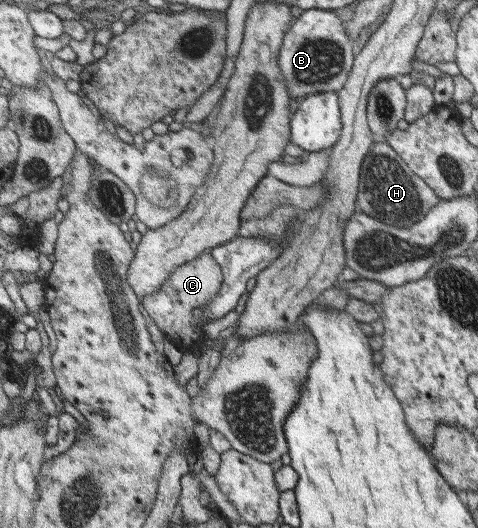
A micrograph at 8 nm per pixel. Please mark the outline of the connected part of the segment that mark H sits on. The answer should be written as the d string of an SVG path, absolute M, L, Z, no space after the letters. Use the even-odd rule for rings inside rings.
M375 140L362 161L361 178L358 179L356 209L396 227L410 227L419 217L436 204L435 192L406 164L385 142Z

